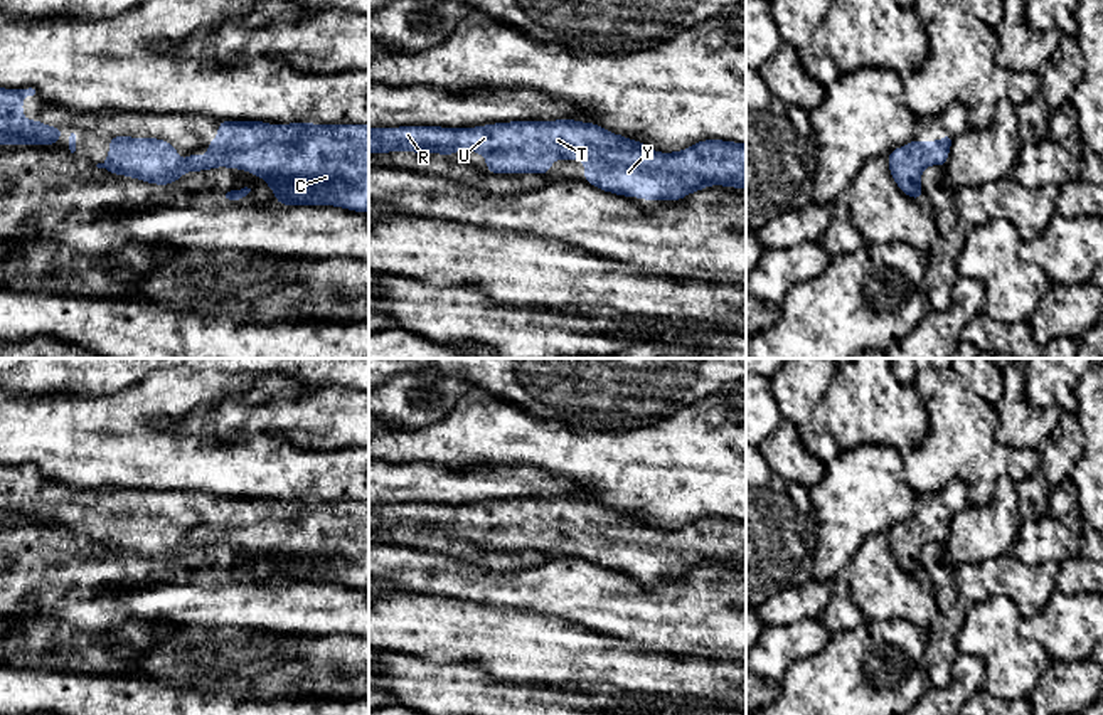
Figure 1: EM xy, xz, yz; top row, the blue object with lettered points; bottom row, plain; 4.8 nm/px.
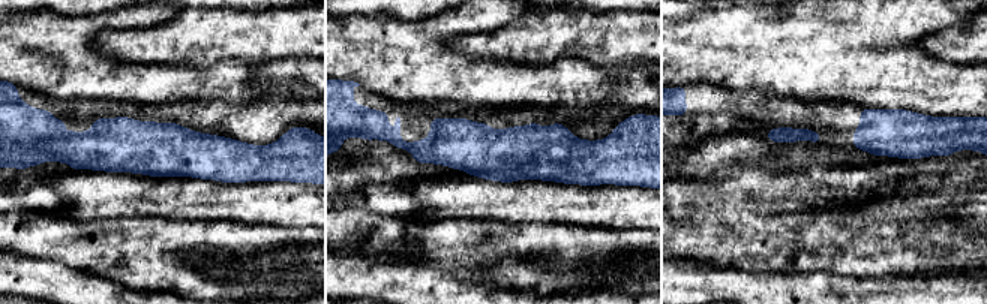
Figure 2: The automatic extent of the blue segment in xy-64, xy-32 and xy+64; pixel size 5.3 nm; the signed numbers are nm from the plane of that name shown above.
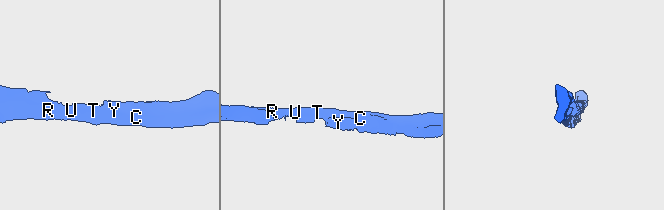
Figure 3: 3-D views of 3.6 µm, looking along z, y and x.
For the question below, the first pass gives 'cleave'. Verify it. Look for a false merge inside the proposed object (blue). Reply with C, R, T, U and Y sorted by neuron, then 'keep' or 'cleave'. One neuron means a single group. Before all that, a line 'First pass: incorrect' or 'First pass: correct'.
First pass: incorrect
groups C R T U Y; keep

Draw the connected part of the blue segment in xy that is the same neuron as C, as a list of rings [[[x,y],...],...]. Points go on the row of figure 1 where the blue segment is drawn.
[[[221,119],[217,138],[207,145],[207,155],[207,162],[202,160],[200,153],[180,162],[179,151],[165,140],[113,136],[109,138],[108,160],[96,167],[167,185],[177,182],[184,172],[205,172],[224,165],[263,177],[280,205],[337,205],[369,212],[369,124],[291,123],[274,126],[263,121]]]

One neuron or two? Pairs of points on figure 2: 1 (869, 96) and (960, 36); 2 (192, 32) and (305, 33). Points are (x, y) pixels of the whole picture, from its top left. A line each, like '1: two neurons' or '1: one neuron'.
1: two neurons
2: one neuron

